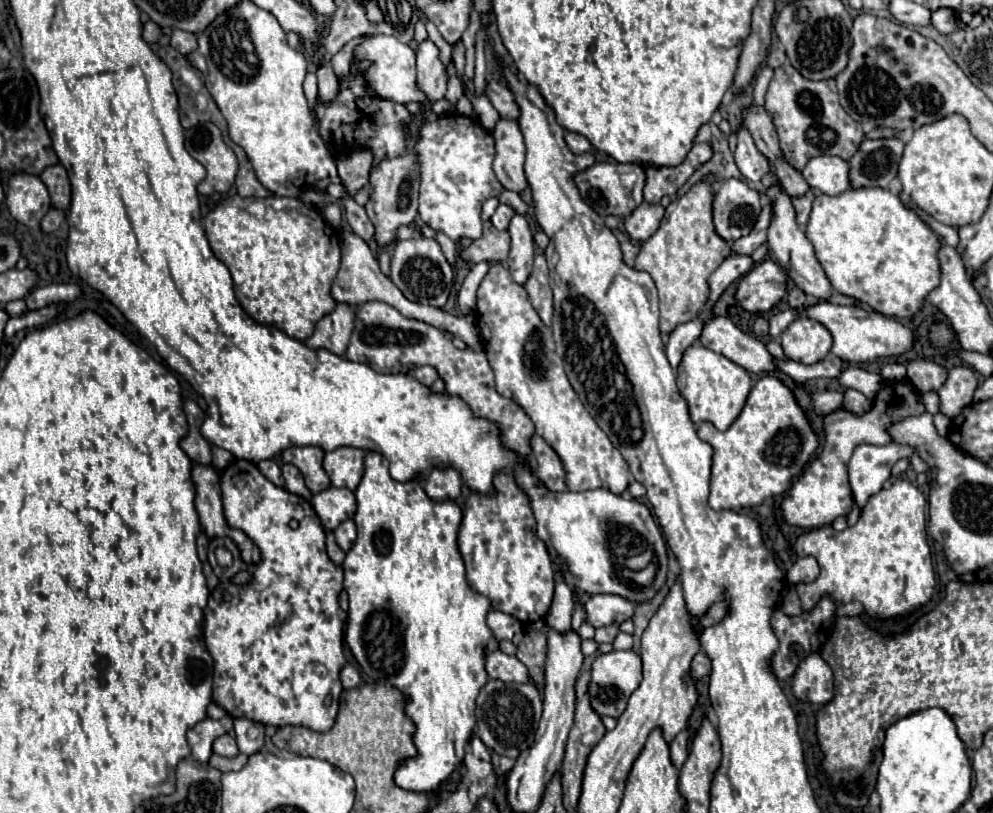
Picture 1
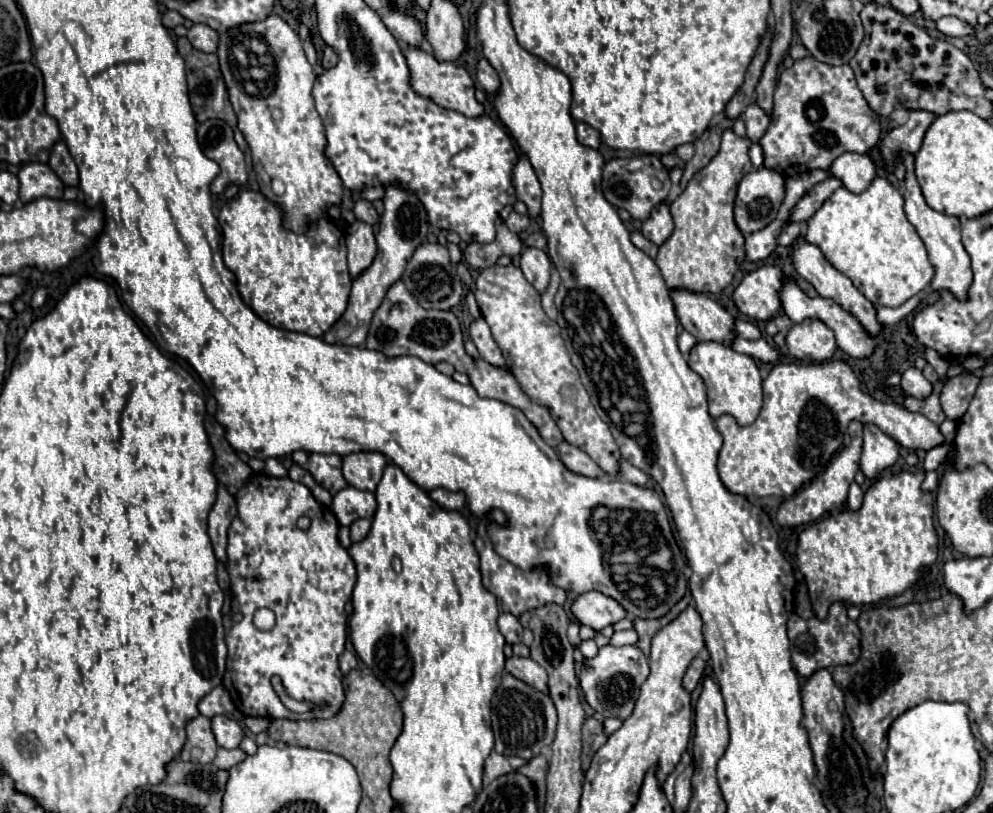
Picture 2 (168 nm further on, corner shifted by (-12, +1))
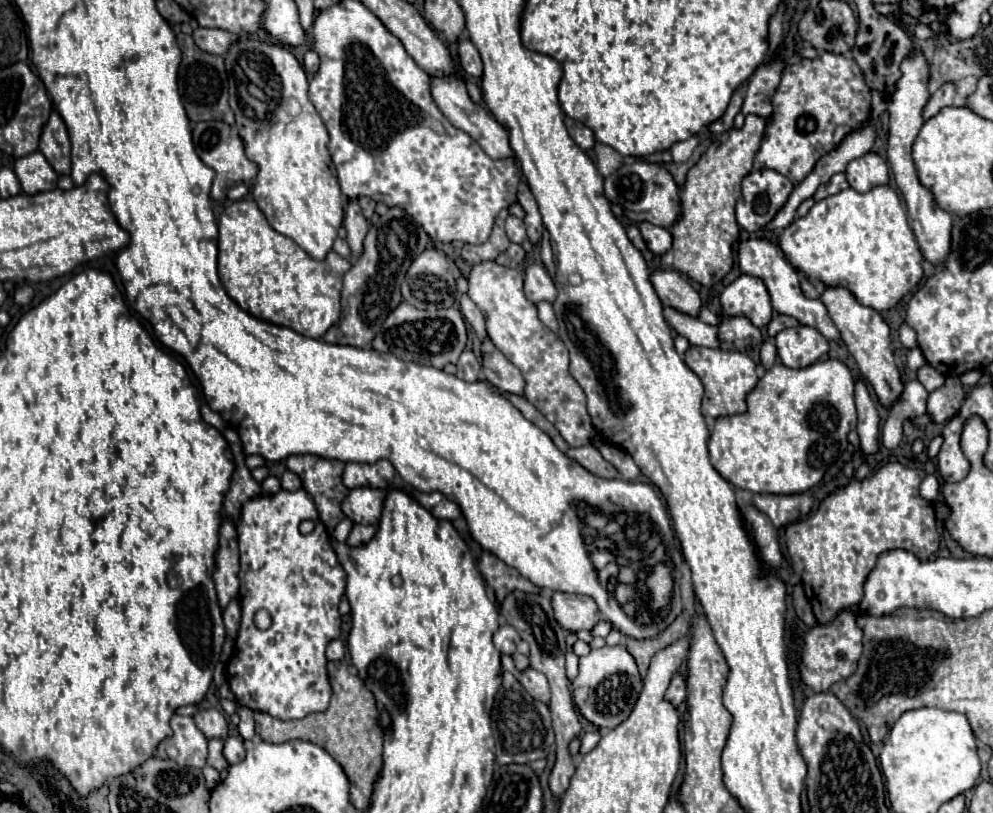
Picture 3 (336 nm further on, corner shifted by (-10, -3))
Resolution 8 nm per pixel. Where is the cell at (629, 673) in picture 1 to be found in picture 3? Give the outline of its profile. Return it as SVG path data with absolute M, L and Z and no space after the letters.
M624 645L592 649L586 657L580 657L580 673L572 681L572 697L580 713L602 729L614 729L620 725L636 705L636 699L642 691L642 675L634 657Z

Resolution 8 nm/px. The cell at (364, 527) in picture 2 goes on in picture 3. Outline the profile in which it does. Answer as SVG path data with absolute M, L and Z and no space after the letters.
M354 525L346 543L348 543L350 547L364 545L374 533L376 533L376 527L374 527L374 525Z

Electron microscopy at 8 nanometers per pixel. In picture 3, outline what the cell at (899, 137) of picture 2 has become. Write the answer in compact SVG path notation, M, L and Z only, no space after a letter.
M944 83L932 97L930 97L930 101L926 103L926 107L924 107L924 113L922 113L922 117L924 117L924 121L928 121L930 117L934 117L942 107L948 107L948 105L952 105L952 99L954 99L954 93L956 93L956 87L952 85L952 83Z

